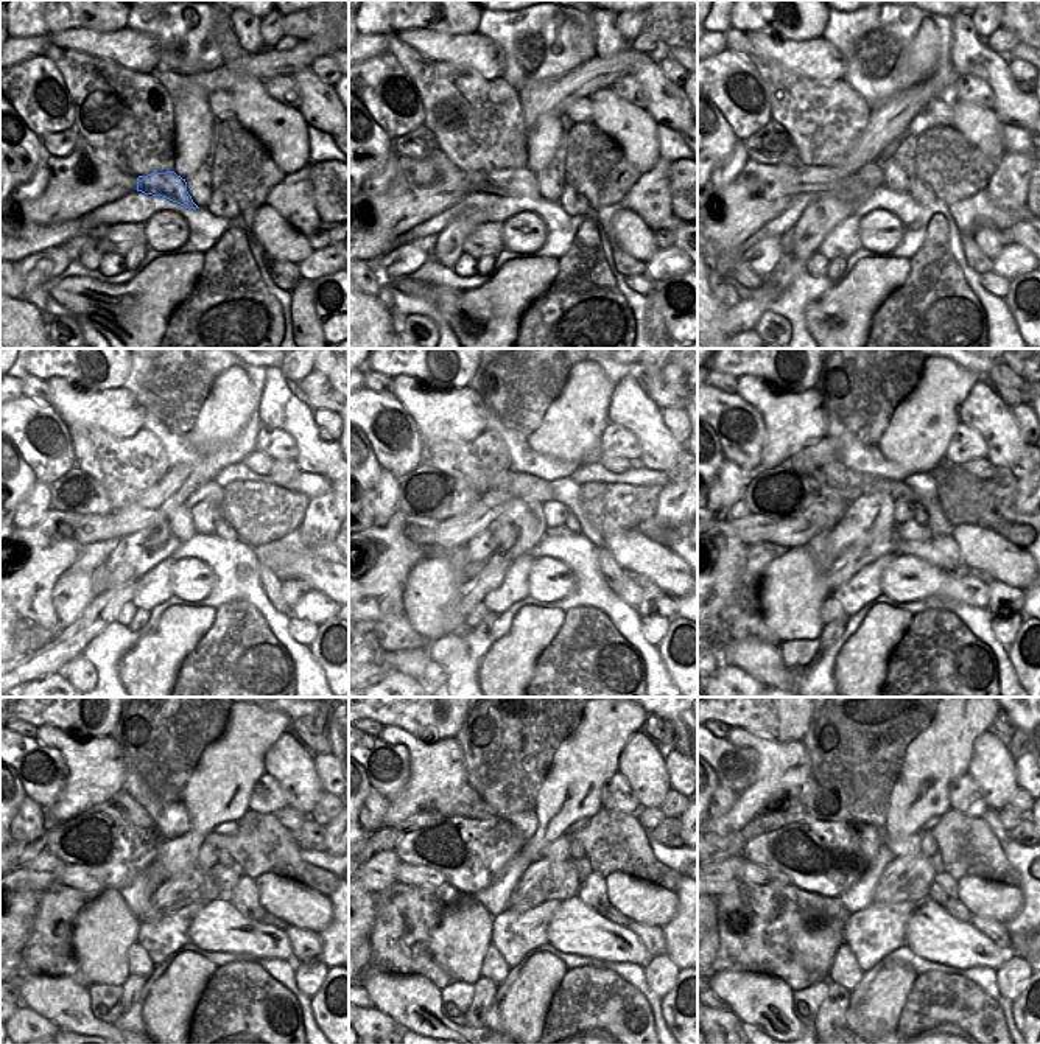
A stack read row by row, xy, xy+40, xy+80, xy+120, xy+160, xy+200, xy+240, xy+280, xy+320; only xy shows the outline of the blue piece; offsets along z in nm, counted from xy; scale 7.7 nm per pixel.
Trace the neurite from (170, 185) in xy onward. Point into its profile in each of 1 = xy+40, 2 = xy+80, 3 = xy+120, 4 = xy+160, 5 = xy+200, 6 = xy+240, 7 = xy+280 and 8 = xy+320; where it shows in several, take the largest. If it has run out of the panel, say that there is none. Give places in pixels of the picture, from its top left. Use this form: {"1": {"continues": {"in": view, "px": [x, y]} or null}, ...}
{"1": {"continues": {"in": "xy+40", "px": [520, 182]}}, "2": {"continues": {"in": "xy+80", "px": [807, 179]}}, "3": {"continues": {"in": "xy+120", "px": [87, 529]}}, "4": {"continues": {"in": "xy+160", "px": [419, 531]}}, "5": {"continues": {"in": "xy+200", "px": [752, 529]}}, "6": {"continues": {"in": "xy+240", "px": [42, 872]}}, "7": {"continues": {"in": "xy+280", "px": [380, 872]}}, "8": {"continues": {"in": "xy+320", "px": [729, 867]}}}

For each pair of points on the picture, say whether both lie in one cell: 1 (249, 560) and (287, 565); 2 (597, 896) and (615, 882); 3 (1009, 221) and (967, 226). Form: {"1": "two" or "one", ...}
{"1": "two", "2": "two", "3": "one"}

